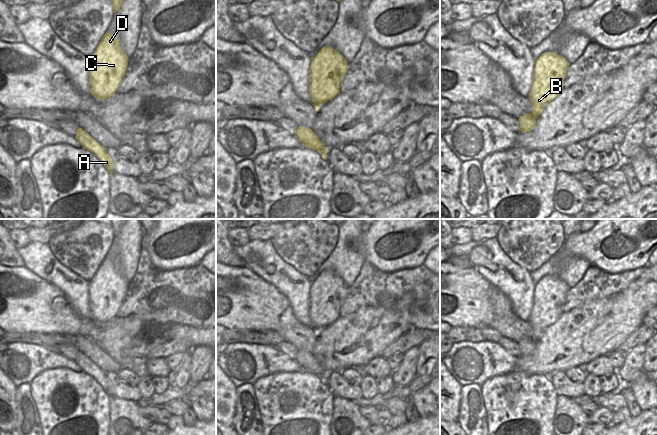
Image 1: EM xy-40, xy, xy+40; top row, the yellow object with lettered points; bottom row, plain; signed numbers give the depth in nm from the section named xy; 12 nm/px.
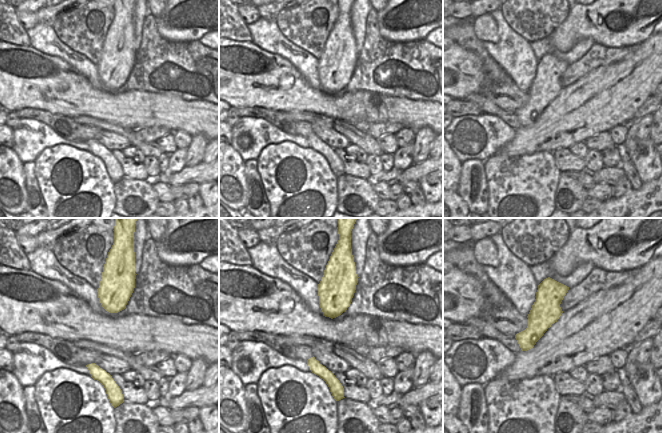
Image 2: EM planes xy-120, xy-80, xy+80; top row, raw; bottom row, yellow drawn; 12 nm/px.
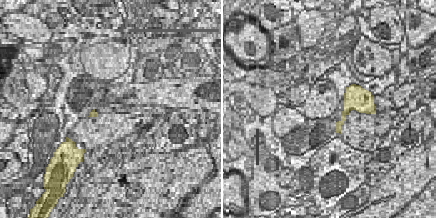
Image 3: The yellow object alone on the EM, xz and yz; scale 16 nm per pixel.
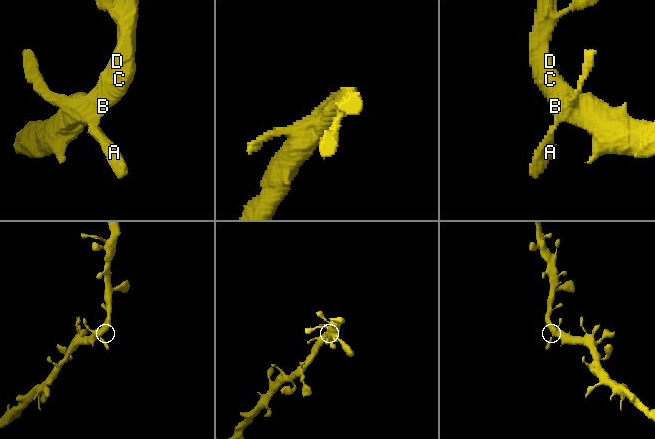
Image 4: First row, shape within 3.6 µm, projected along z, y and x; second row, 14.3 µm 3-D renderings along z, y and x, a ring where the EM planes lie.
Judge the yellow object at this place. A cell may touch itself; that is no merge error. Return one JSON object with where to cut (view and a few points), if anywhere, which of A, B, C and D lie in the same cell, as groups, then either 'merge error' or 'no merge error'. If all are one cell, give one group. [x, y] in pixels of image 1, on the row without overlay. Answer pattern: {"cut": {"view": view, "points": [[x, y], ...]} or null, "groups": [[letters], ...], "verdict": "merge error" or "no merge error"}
{"cut": null, "groups": [["A", "B", "C", "D"]], "verdict": "no merge error"}

